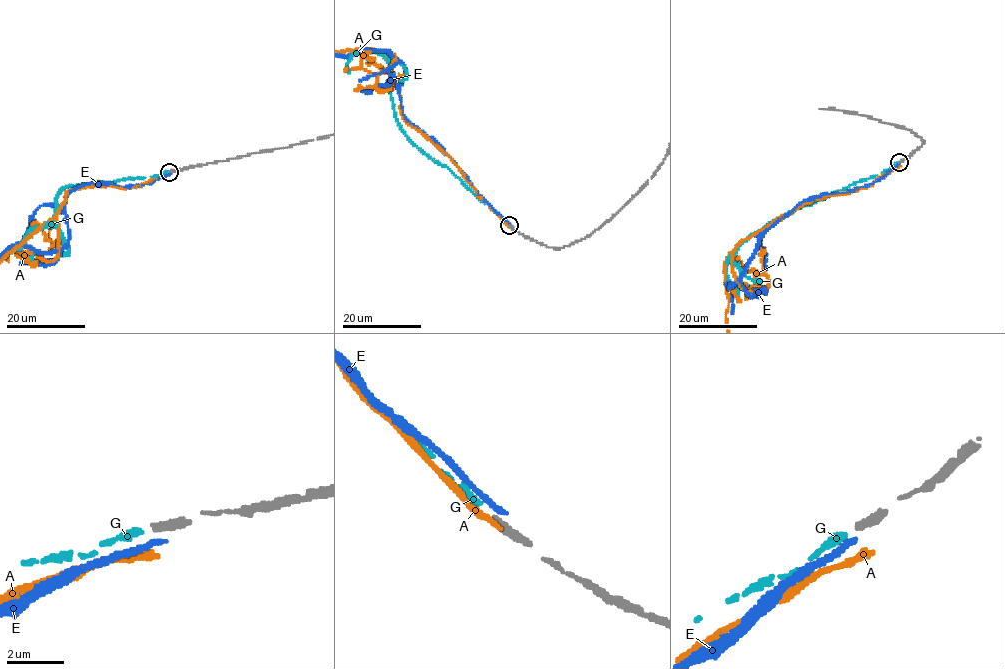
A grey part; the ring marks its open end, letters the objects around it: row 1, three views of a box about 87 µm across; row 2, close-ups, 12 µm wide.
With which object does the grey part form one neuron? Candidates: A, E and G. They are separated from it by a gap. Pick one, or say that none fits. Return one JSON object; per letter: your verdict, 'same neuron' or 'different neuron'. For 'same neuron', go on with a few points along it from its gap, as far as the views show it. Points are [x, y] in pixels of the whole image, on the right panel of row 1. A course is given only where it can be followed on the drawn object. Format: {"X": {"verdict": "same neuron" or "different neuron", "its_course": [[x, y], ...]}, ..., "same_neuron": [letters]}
{"A": {"verdict": "different neuron"}, "E": {"verdict": "different neuron"}, "G": {"verdict": "same neuron", "its_course": [[897, 163], [872, 177], [799, 207], [751, 234], [729, 257], [727, 278], [732, 285], [750, 286]]}, "same_neuron": ["G"]}

